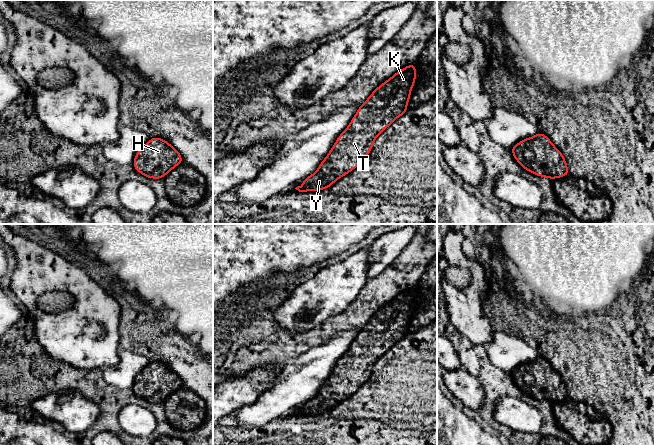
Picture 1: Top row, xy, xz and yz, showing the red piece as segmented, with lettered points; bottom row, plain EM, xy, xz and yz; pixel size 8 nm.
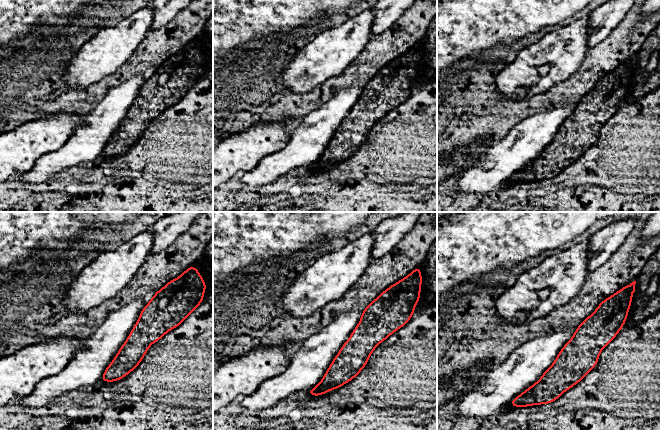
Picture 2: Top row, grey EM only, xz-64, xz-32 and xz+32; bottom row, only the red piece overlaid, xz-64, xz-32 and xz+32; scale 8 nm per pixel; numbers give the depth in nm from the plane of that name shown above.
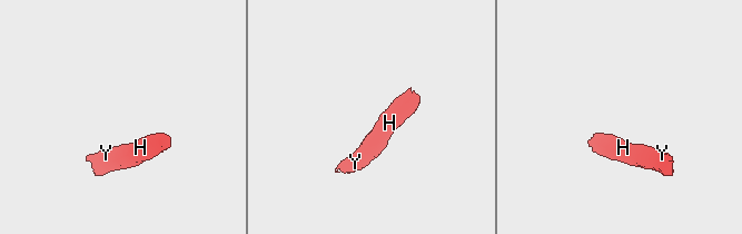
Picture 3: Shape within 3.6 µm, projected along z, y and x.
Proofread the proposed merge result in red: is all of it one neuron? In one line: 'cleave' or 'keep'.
keep

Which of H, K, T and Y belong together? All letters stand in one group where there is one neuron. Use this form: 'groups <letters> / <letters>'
groups H K T Y

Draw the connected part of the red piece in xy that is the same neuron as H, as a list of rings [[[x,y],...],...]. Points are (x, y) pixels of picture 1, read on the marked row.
[[[152,137],[135,154],[132,166],[143,176],[162,179],[183,163],[182,155],[168,141]]]

